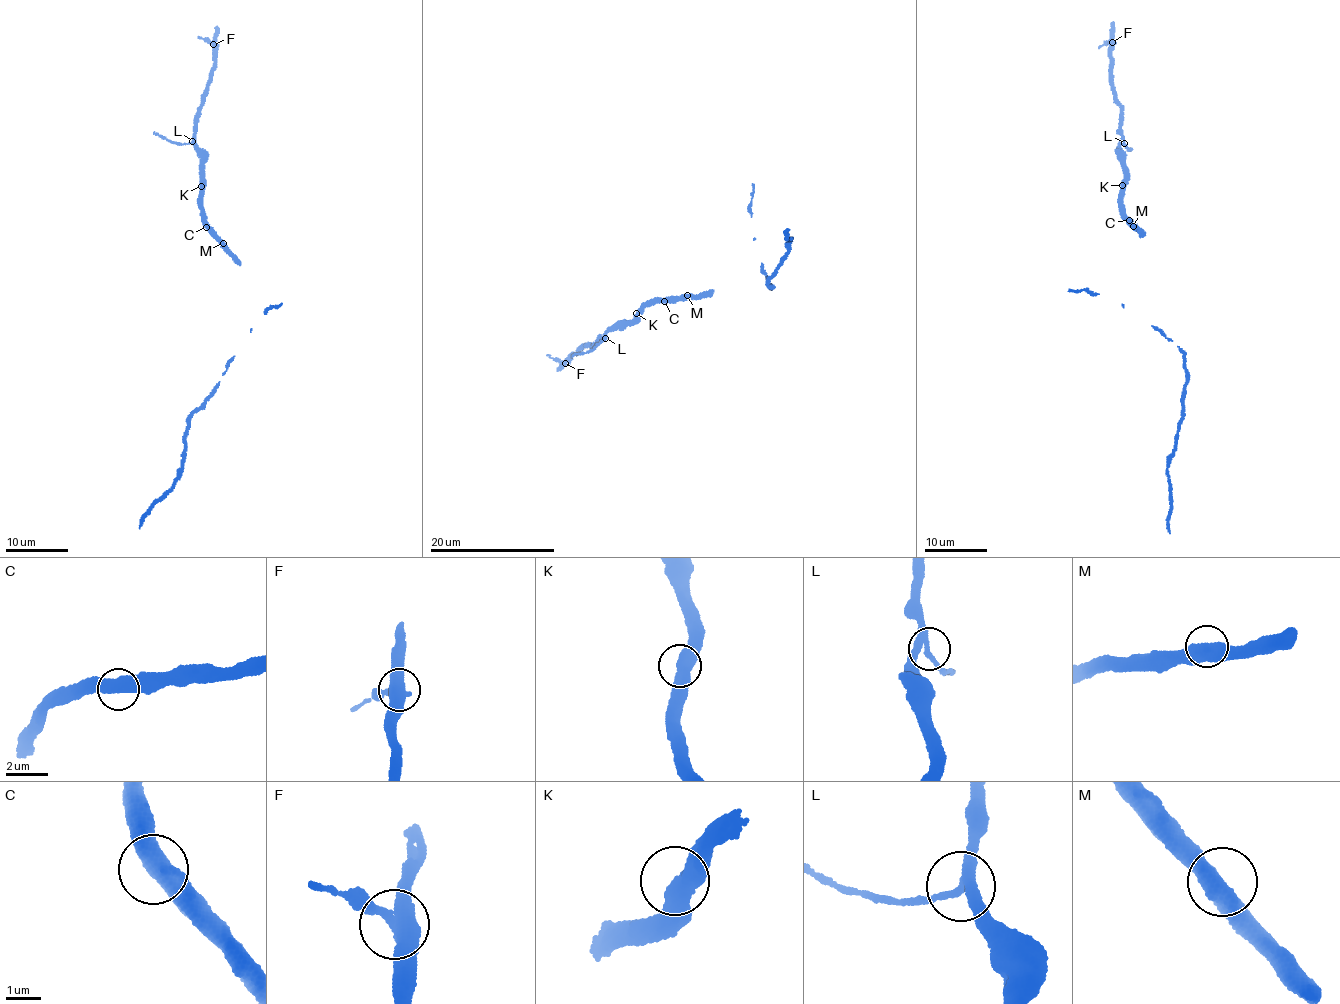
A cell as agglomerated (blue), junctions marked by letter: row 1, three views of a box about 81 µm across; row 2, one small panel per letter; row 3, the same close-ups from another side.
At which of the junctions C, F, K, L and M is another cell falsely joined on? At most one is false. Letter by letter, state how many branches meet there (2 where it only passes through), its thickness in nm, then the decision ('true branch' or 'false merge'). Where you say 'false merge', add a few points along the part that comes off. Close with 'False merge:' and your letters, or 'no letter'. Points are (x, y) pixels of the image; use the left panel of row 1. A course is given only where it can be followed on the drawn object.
C: 2 branches meet; 500 nm thick; true branch
F: 3 branches meet; 440 nm thick; false merge; foreign part runs (213, 44), (198, 38)
K: 2 branches meet; 550 nm thick; true branch
L: 3 branches meet; 280 nm thick; true branch
M: 2 branches meet; 550 nm thick; true branch
False merge: F

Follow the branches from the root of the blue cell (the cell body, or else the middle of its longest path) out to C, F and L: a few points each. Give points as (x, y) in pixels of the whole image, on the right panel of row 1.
C: (1142, 237), (1129, 220)
F: (1142, 237), (1127, 219), (1121, 204), (1124, 155), (1120, 147), (1120, 108), (1113, 80), (1113, 41)
L: (1142, 237), (1127, 219), (1121, 204), (1124, 155), (1120, 144), (1124, 143)

